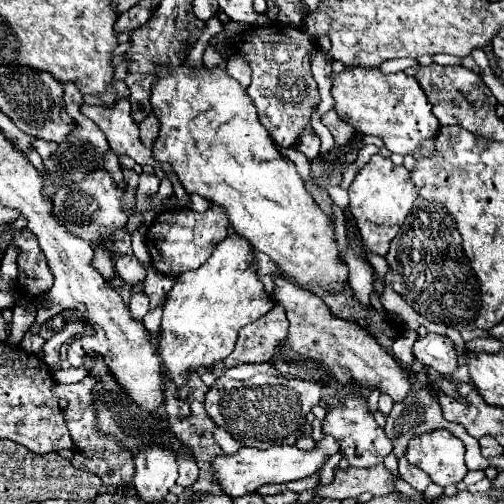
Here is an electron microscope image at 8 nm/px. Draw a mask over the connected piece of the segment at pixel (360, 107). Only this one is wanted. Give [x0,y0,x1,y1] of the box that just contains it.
[332,67,440,159]

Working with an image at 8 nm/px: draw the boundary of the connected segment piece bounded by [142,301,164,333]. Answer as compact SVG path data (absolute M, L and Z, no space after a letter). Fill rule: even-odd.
M164 301L154 309L154 311L148 311L146 315L144 315L144 319L142 319L142 323L144 323L144 327L148 329L148 333L154 333L154 331L158 331L160 329L160 319L162 319L162 305L164 305Z

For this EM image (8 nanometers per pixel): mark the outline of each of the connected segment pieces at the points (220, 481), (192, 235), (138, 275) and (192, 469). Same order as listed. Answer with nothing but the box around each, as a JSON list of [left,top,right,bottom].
[[210,437,338,497],[146,203,228,277],[116,255,146,285],[178,455,198,487]]

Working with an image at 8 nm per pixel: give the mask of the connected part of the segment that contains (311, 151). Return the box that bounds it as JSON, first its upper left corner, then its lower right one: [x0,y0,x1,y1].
[296,131,320,159]

